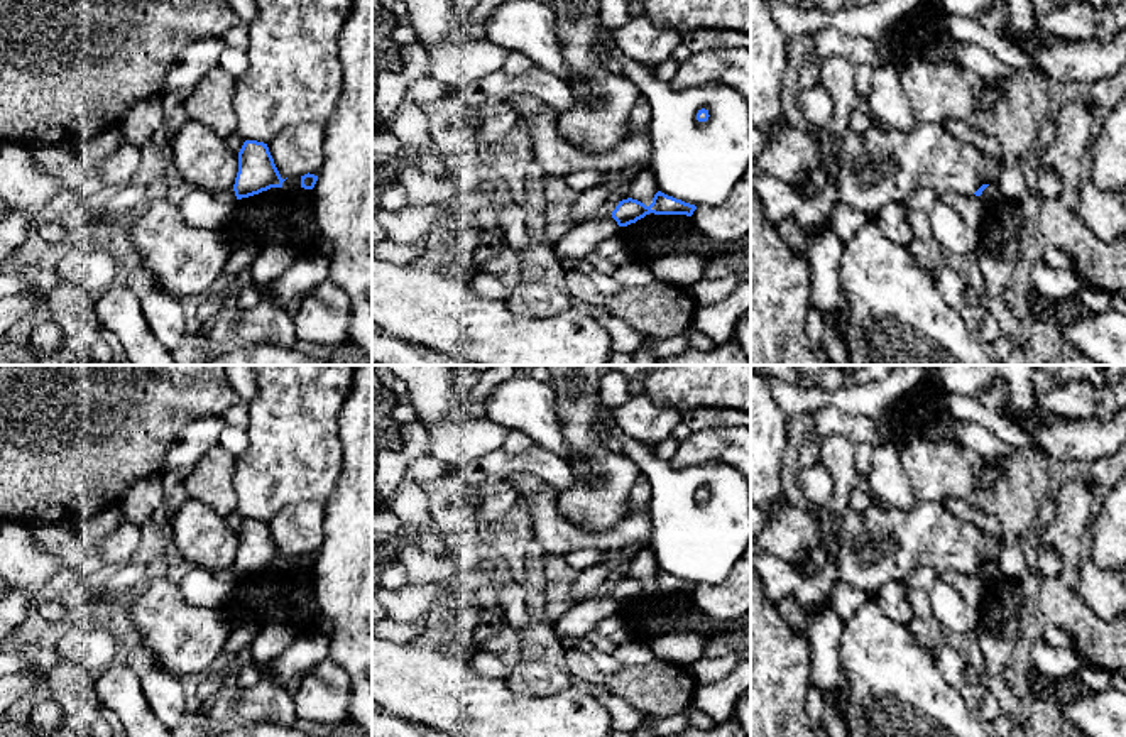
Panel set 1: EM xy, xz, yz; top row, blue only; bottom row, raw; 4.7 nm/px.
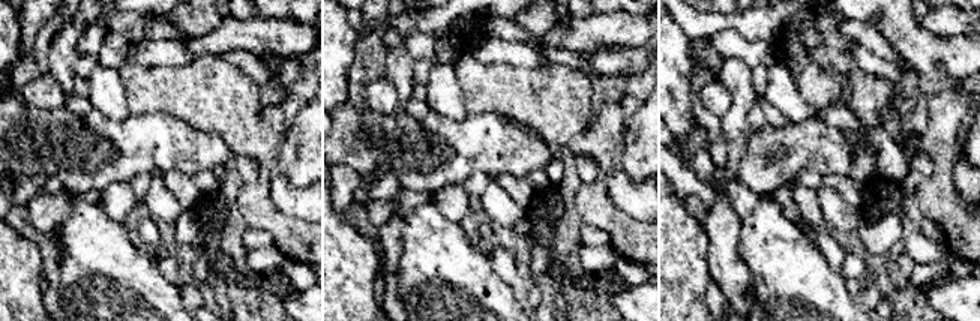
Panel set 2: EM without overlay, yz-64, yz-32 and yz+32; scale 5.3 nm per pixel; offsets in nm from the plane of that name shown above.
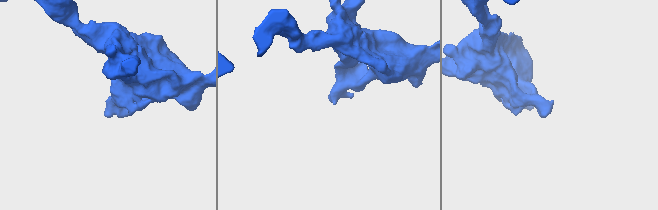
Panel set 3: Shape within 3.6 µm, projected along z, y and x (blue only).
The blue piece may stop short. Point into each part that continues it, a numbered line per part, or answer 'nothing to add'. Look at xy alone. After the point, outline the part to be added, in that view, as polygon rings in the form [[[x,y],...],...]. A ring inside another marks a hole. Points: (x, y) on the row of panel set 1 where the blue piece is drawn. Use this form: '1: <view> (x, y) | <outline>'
nothing to add

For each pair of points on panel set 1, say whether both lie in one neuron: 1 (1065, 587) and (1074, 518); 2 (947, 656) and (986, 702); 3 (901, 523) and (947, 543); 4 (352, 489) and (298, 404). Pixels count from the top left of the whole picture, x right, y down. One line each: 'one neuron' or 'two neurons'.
1: one neuron
2: one neuron
3: one neuron
4: two neurons

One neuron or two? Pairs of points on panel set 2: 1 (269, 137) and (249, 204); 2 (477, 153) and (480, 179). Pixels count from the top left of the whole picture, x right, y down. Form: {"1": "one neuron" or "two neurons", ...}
{"1": "one neuron", "2": "two neurons"}

